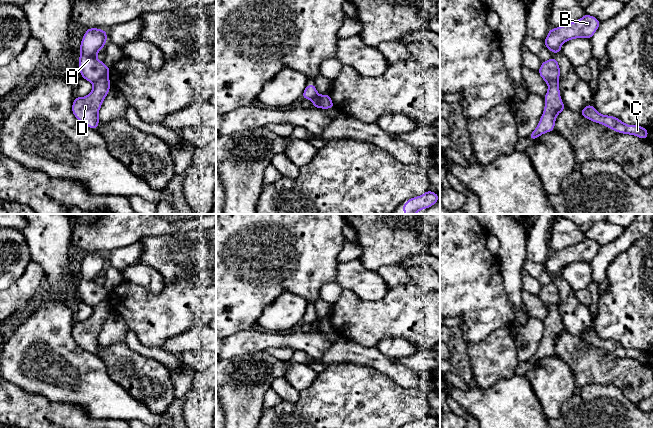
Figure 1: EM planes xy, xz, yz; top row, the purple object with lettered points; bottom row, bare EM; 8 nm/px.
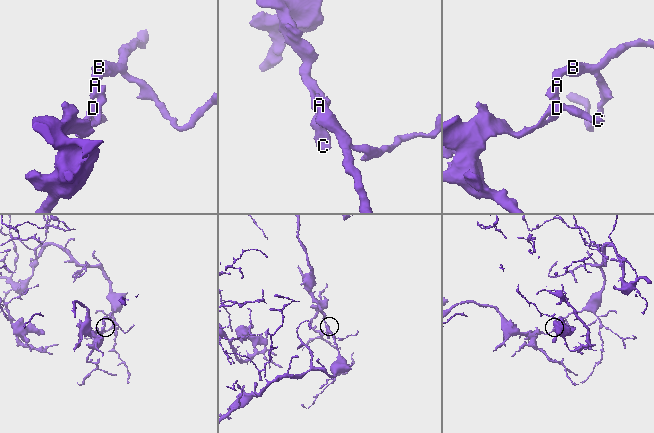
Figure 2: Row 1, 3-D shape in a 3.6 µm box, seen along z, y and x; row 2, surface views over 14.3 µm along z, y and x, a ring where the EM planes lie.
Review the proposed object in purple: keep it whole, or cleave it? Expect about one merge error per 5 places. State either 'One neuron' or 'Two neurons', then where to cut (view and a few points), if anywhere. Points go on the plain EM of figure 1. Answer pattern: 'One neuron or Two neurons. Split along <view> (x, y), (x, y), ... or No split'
Two neurons. Split along xy (107, 300), (100, 301), (93, 307)

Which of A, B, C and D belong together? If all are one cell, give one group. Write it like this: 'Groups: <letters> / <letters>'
Groups: A B / C D

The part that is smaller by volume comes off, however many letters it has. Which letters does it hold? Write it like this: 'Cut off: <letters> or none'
Cut off: C, D

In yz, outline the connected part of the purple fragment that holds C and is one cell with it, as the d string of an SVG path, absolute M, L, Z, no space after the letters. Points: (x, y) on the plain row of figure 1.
M588 328L581 334L580 338L595 347L603 348L615 356L634 359L641 363L648 363L648 353L639 349L627 349L614 340L602 339L592 328Z

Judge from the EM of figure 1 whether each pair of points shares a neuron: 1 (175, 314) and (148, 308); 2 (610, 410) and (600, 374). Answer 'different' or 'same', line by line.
1: same
2: different

